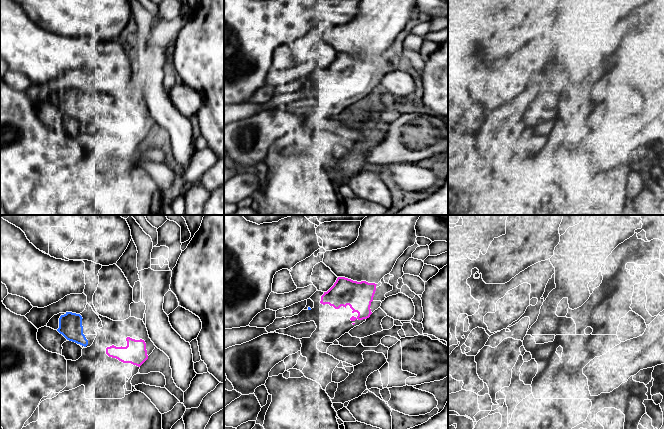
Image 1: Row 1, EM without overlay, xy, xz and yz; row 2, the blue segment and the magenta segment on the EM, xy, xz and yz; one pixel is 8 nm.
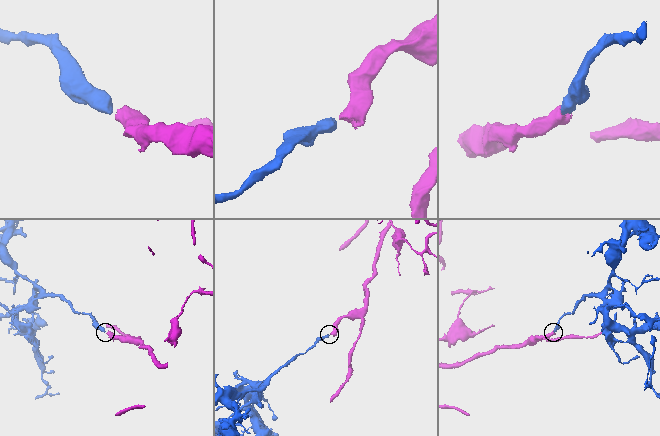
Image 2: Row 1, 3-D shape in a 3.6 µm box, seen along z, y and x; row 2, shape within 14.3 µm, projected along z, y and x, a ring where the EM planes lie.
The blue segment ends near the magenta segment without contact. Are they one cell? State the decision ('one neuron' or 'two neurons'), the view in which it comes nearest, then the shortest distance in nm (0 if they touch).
one neuron; view xy; gap 160 nm

